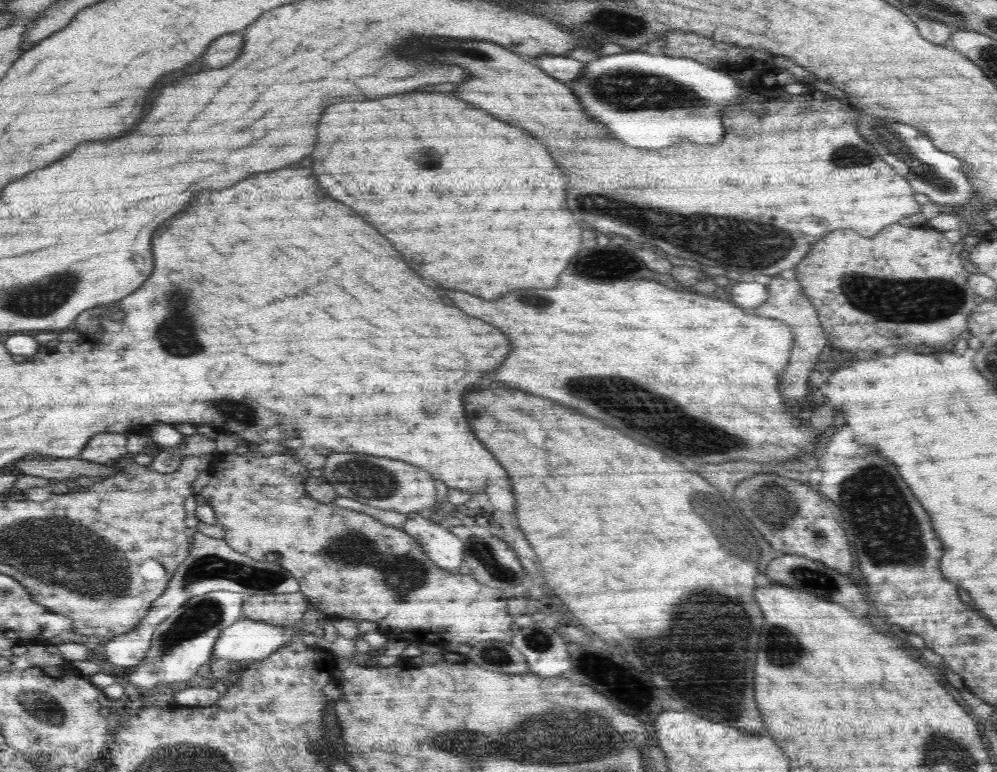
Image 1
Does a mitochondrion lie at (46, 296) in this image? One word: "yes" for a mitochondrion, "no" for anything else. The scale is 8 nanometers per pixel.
yes

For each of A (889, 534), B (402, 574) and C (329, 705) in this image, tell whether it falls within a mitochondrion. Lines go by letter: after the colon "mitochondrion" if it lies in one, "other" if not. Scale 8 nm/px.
A: mitochondrion
B: mitochondrion
C: other

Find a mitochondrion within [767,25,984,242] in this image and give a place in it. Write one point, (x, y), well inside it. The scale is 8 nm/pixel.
(894, 143)

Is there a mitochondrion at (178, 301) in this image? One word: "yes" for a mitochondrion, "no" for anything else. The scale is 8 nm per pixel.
yes

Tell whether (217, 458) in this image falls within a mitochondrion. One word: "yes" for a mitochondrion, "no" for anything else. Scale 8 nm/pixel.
no

